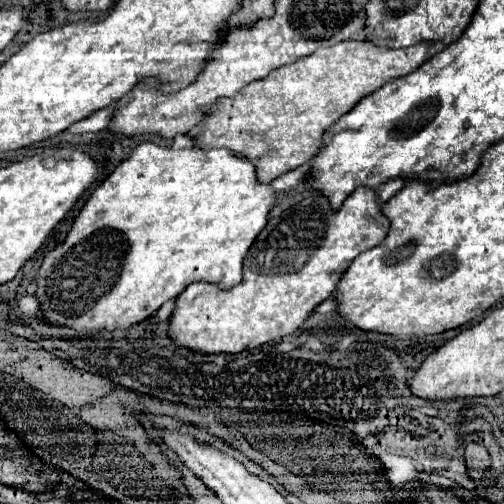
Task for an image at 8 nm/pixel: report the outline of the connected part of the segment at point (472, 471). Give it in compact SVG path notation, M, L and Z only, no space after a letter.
M468 444L466 446L466 466L468 466L468 476L472 480L484 480L486 470L490 468L490 454L484 446L478 444Z

